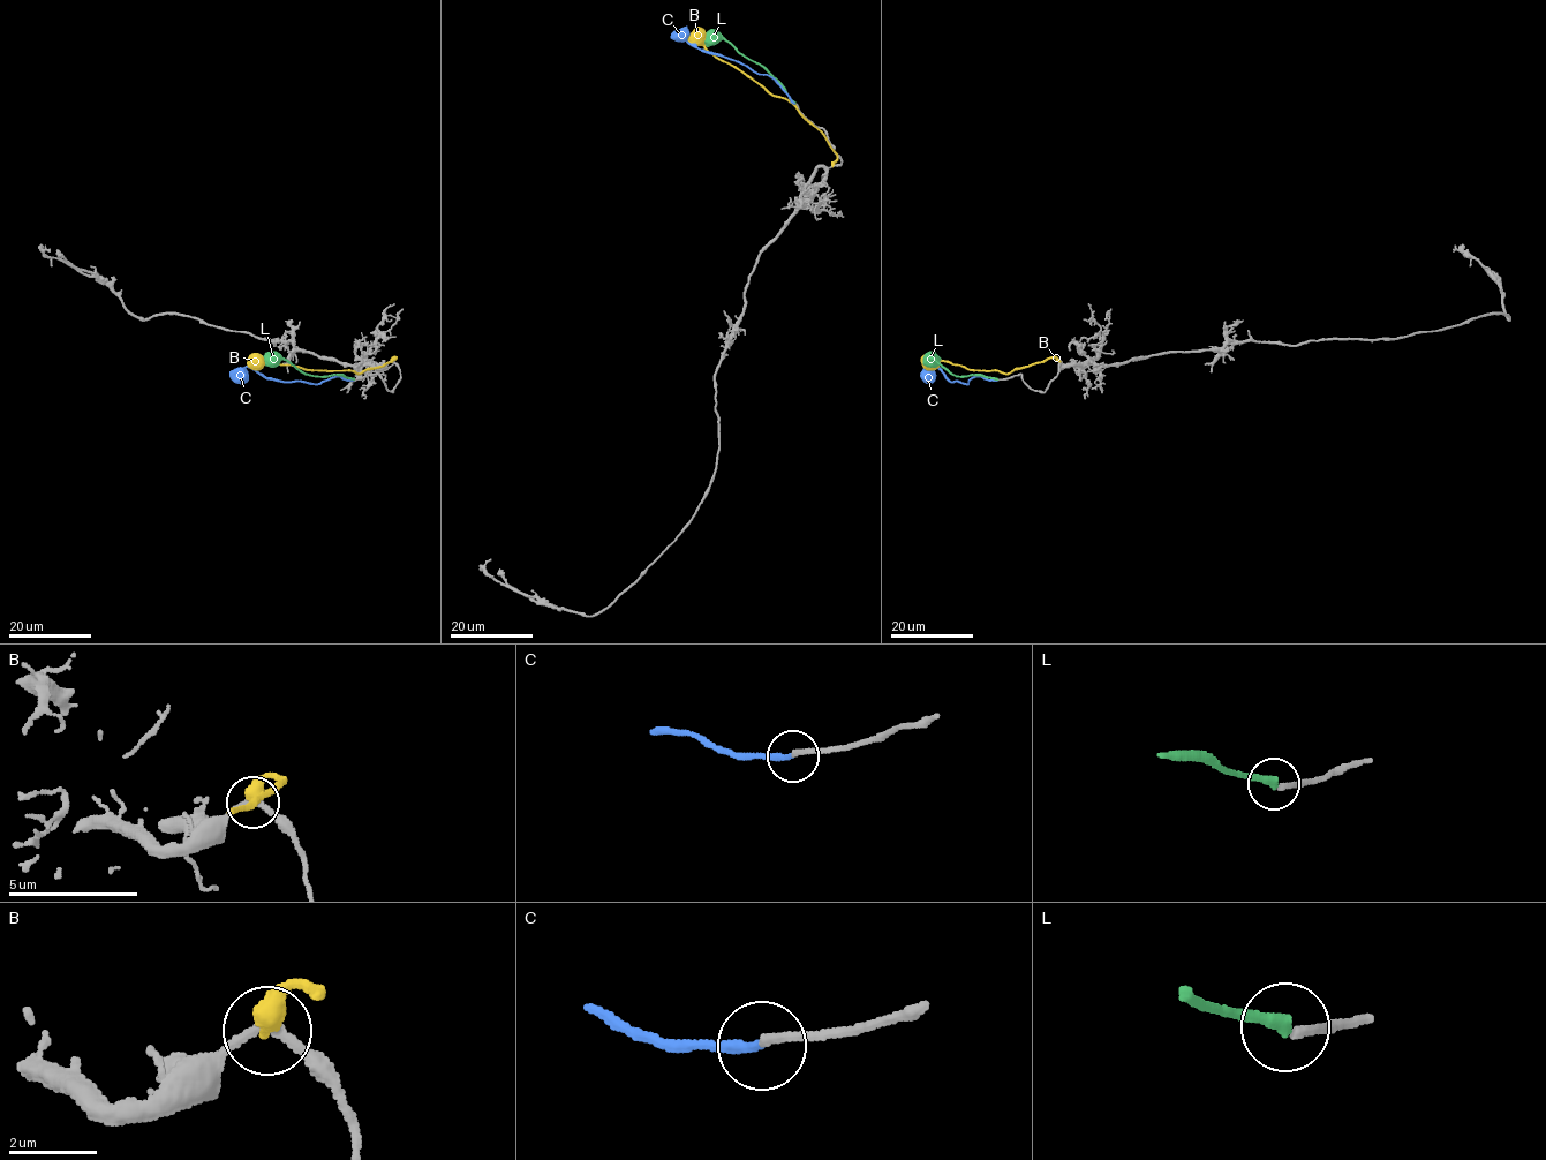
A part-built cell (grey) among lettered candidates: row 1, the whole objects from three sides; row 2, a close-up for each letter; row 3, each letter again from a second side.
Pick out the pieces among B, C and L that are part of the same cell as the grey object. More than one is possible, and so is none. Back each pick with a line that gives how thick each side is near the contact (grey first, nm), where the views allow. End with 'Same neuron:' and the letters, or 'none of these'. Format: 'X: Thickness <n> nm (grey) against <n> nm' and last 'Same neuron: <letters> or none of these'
C: Thickness 180 nm (grey) against 200 nm
Same neuron: C

